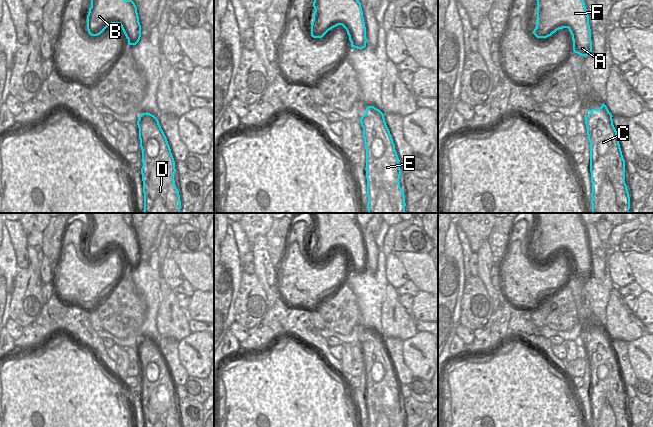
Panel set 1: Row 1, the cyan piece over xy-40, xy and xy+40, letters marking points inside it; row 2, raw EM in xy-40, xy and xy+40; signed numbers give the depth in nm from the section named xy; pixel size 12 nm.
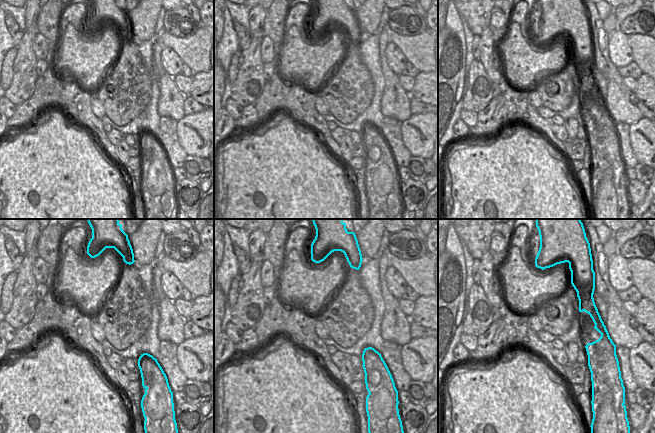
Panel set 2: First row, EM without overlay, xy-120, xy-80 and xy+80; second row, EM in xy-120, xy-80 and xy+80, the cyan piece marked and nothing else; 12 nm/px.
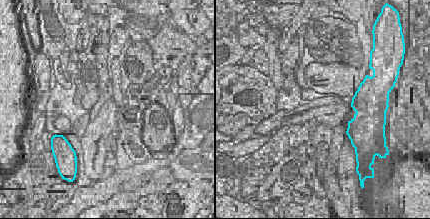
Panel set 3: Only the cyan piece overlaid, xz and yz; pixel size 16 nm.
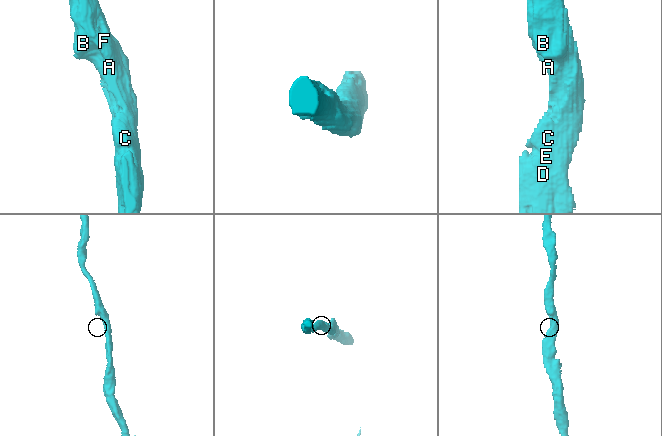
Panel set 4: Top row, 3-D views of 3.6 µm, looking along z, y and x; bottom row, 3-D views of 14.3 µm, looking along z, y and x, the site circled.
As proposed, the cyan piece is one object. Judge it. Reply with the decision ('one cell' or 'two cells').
one cell

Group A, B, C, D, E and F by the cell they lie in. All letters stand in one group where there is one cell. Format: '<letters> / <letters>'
A B C D E F

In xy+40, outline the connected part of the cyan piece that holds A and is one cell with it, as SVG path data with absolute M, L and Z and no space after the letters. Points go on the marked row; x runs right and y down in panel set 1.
M537 0L537 22L533 34L537 38L547 38L563 28L568 28L572 35L575 53L581 56L591 54L591 29L584 0Z

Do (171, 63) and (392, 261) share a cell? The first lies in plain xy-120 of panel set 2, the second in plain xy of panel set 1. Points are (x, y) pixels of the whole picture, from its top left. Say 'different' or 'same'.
same

